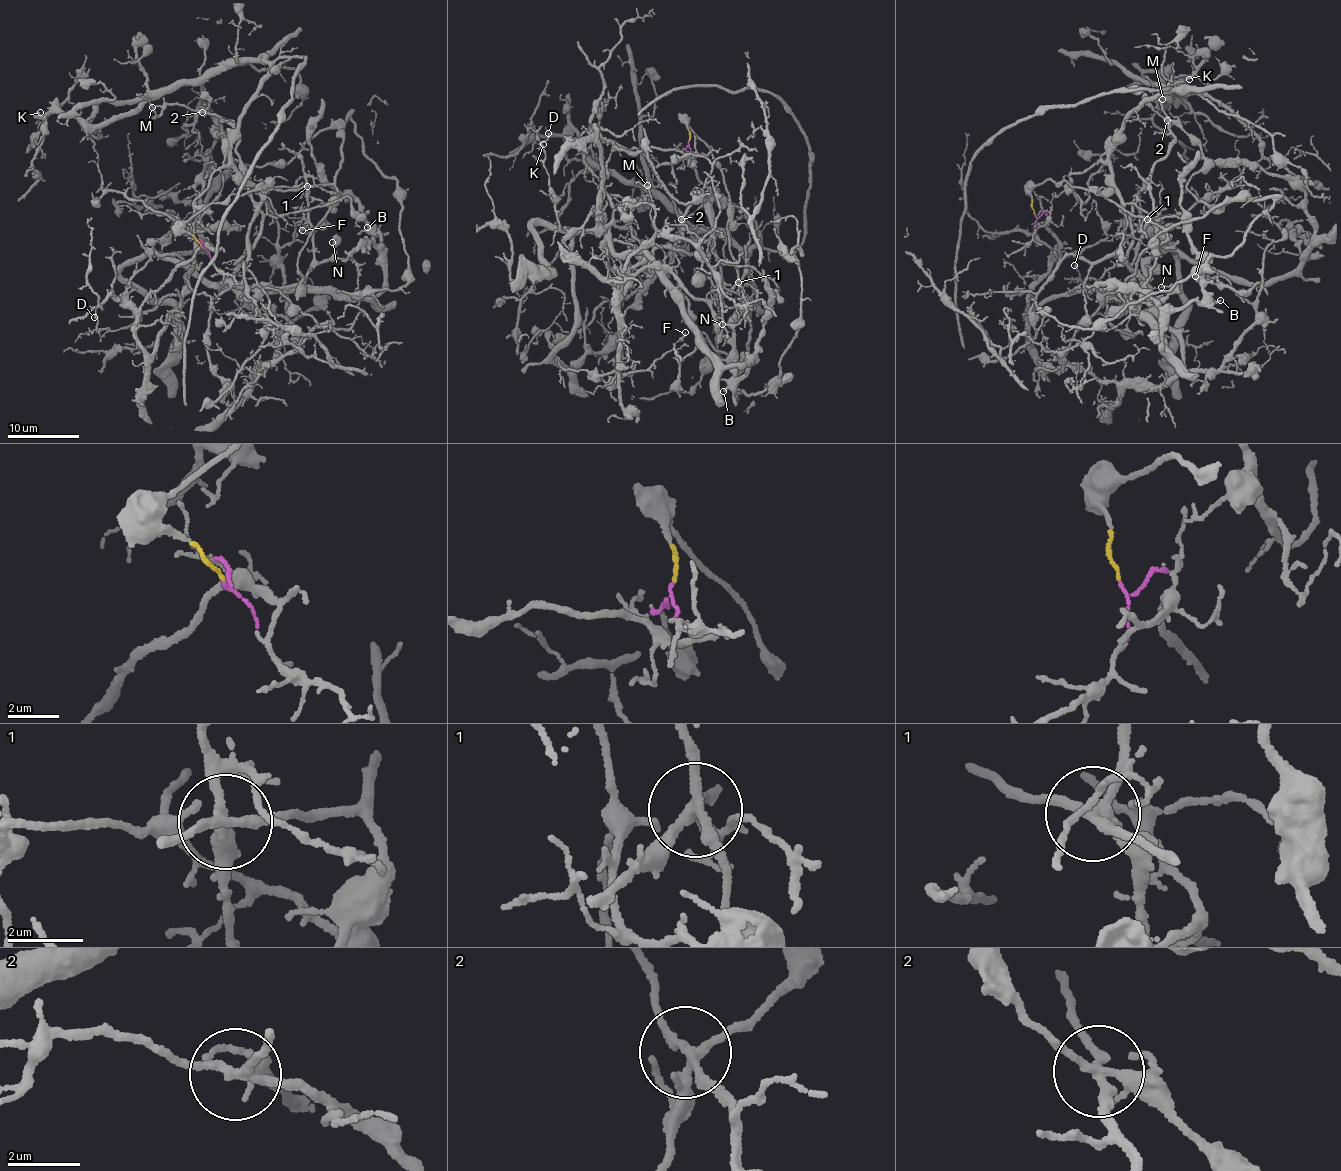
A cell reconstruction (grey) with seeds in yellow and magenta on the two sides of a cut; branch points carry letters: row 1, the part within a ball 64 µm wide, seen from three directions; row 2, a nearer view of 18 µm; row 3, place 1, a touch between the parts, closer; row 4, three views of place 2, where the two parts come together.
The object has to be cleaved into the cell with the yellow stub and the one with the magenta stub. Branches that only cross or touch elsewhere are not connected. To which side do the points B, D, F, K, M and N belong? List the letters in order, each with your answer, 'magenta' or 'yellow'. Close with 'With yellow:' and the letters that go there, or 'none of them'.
B: magenta
D: magenta
F: magenta
K: yellow
M: magenta
N: magenta
With yellow: K

